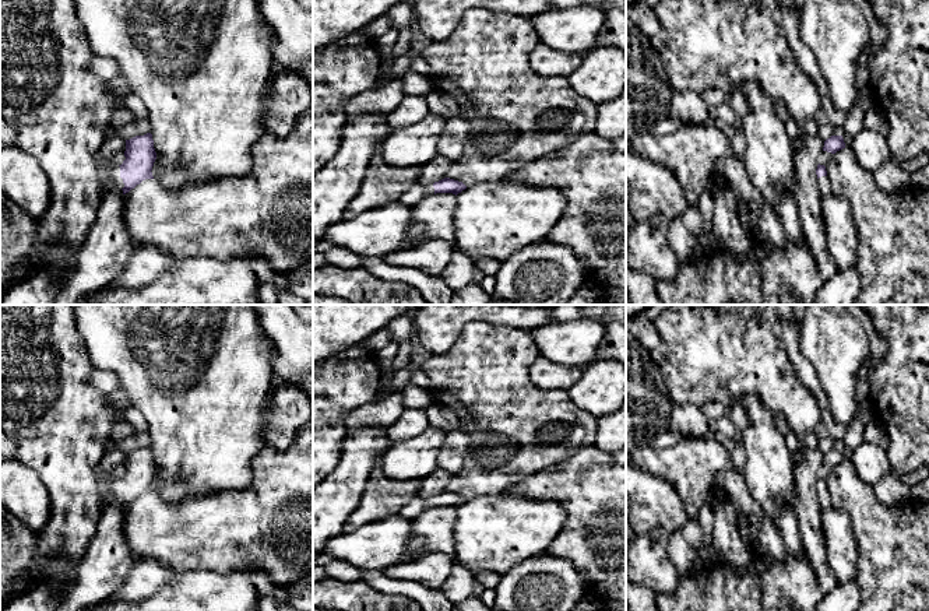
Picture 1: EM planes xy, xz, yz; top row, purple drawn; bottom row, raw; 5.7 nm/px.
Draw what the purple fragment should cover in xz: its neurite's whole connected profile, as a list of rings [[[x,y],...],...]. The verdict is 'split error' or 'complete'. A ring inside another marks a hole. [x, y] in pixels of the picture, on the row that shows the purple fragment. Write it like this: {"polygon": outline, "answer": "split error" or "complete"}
{"polygon": [[[444,178],[439,182],[434,182],[433,185],[419,185],[415,183],[409,190],[407,190],[401,197],[400,201],[408,207],[414,207],[415,204],[418,204],[420,200],[436,194],[436,193],[453,193],[453,194],[458,194],[462,190],[465,190],[467,186],[462,182],[450,179],[450,178]]], "answer": "split error"}

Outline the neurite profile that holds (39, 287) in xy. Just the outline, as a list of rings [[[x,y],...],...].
[[[46,240],[39,246],[42,266],[35,268],[25,280],[6,289],[0,296],[0,305],[54,305],[57,294],[75,267],[80,247],[66,242]],[[54,261],[66,264],[63,275],[56,280],[47,270]]]

